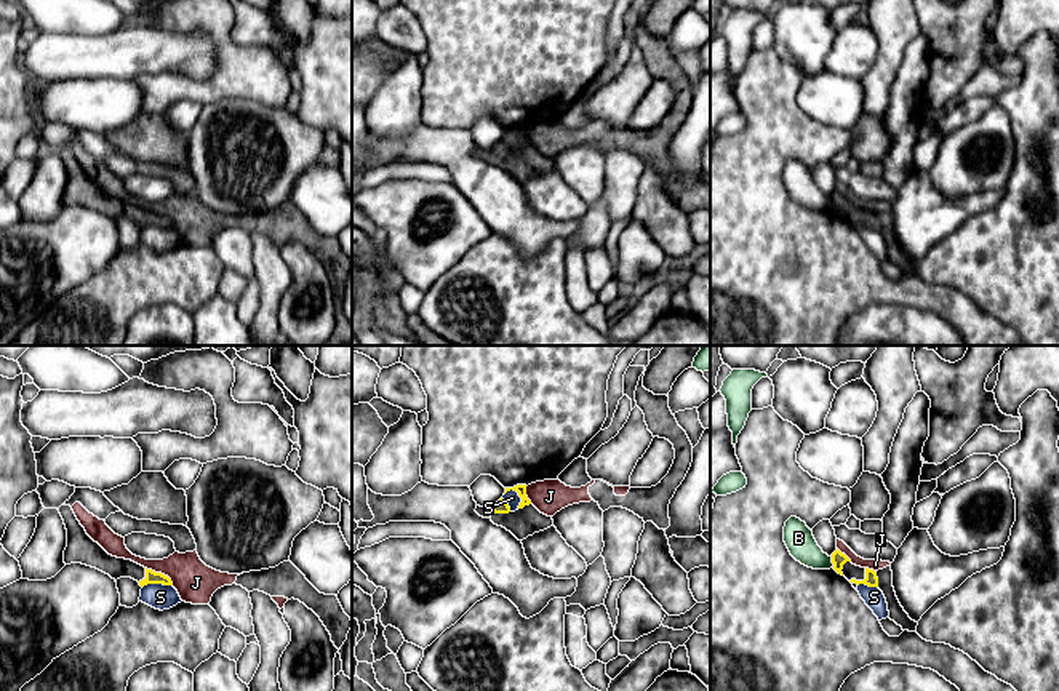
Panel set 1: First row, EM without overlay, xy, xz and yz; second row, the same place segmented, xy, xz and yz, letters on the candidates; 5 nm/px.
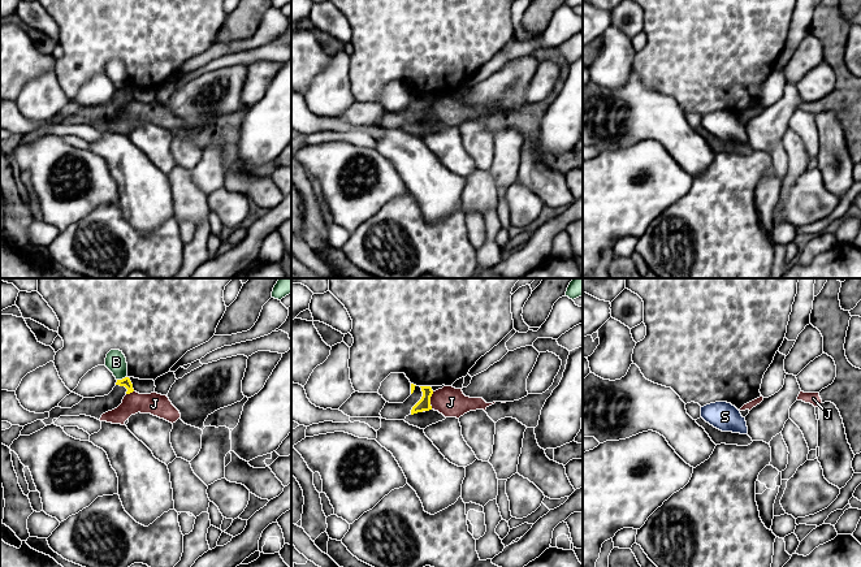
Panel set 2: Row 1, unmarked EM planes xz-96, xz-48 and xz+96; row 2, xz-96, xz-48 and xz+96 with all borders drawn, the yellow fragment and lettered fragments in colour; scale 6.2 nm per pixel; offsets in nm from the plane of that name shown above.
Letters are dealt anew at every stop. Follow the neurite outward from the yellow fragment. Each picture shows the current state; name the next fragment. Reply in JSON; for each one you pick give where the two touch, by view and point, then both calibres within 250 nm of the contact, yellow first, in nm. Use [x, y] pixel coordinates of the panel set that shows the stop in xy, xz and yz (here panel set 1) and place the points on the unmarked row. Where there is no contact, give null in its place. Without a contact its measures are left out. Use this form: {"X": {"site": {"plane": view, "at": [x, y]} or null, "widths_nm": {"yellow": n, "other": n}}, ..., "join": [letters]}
{"join": []}

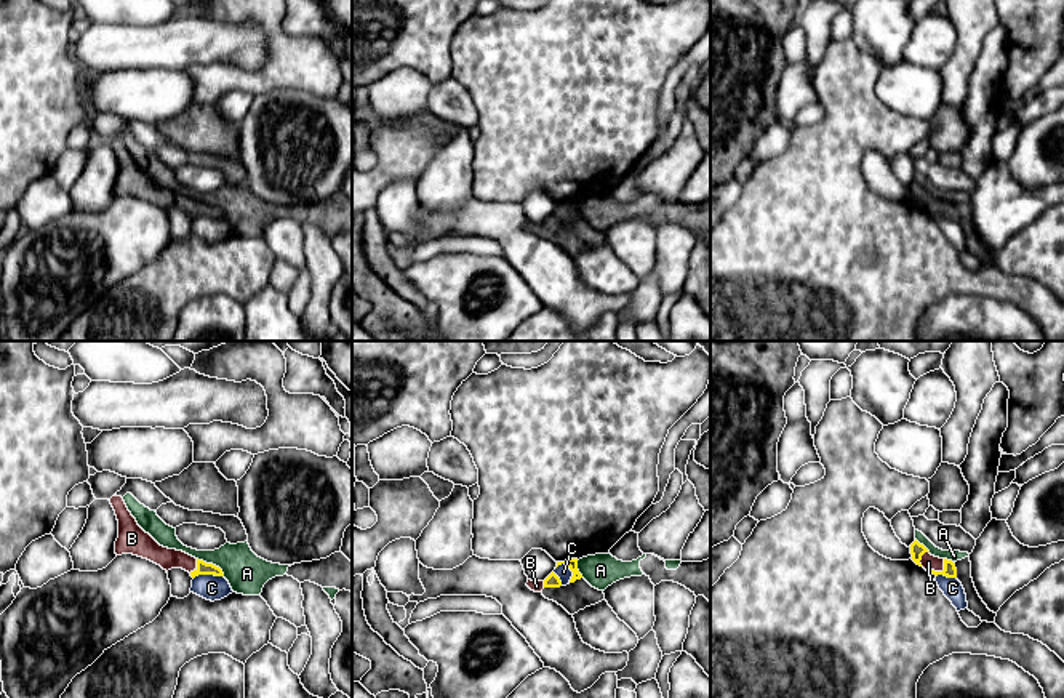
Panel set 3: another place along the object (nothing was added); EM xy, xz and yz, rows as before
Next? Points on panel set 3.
{"B": {"site": {"plane": "yz", "at": [940, 213]}, "widths_nm": {"yellow": 70, "other": 80}}, "join": ["B"]}

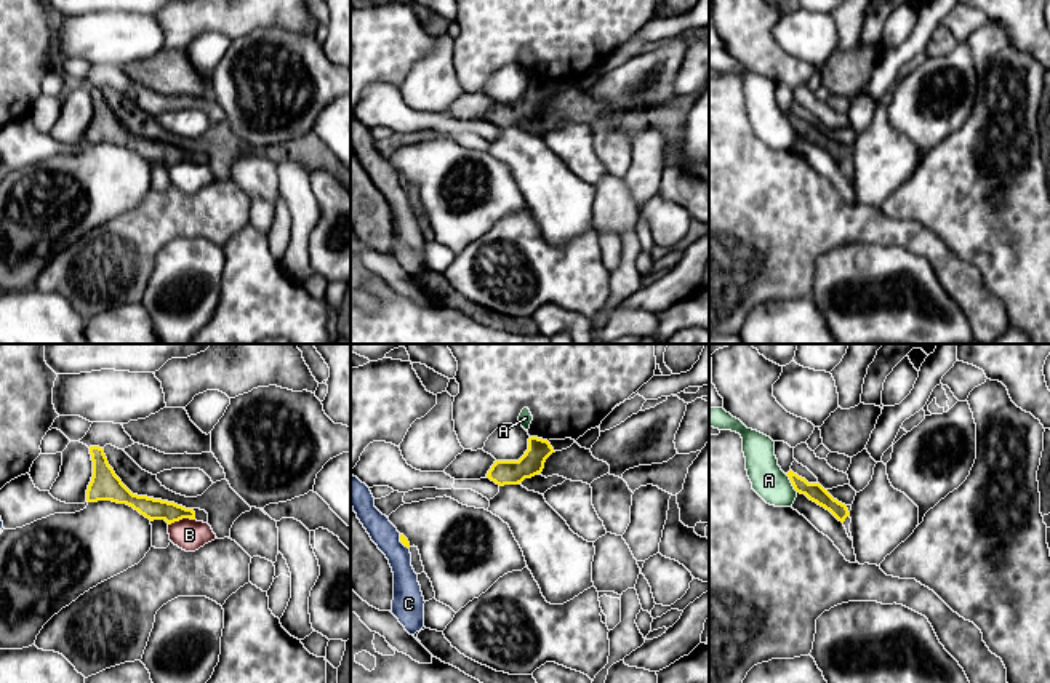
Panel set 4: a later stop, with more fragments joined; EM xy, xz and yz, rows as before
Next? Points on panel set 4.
{"join": []}

